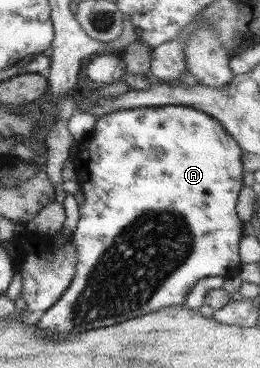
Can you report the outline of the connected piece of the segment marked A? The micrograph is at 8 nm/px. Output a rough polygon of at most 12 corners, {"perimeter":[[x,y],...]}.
{"perimeter":[[187,106],[72,160],[63,337],[238,275],[242,149]]}

